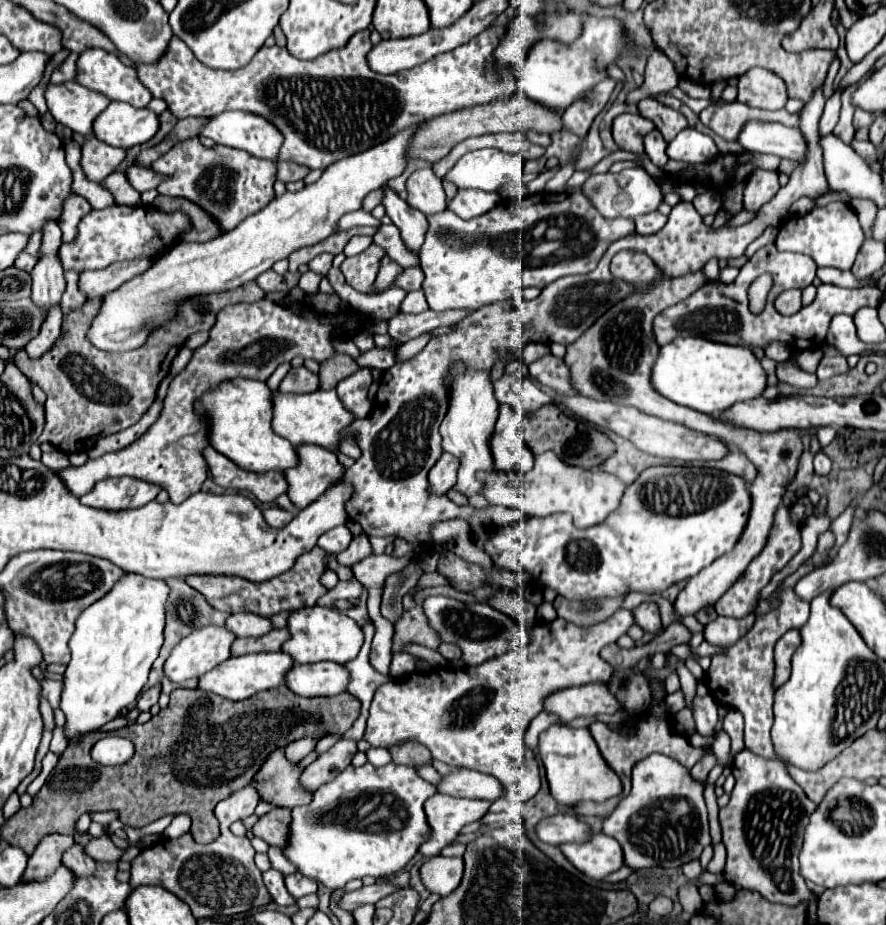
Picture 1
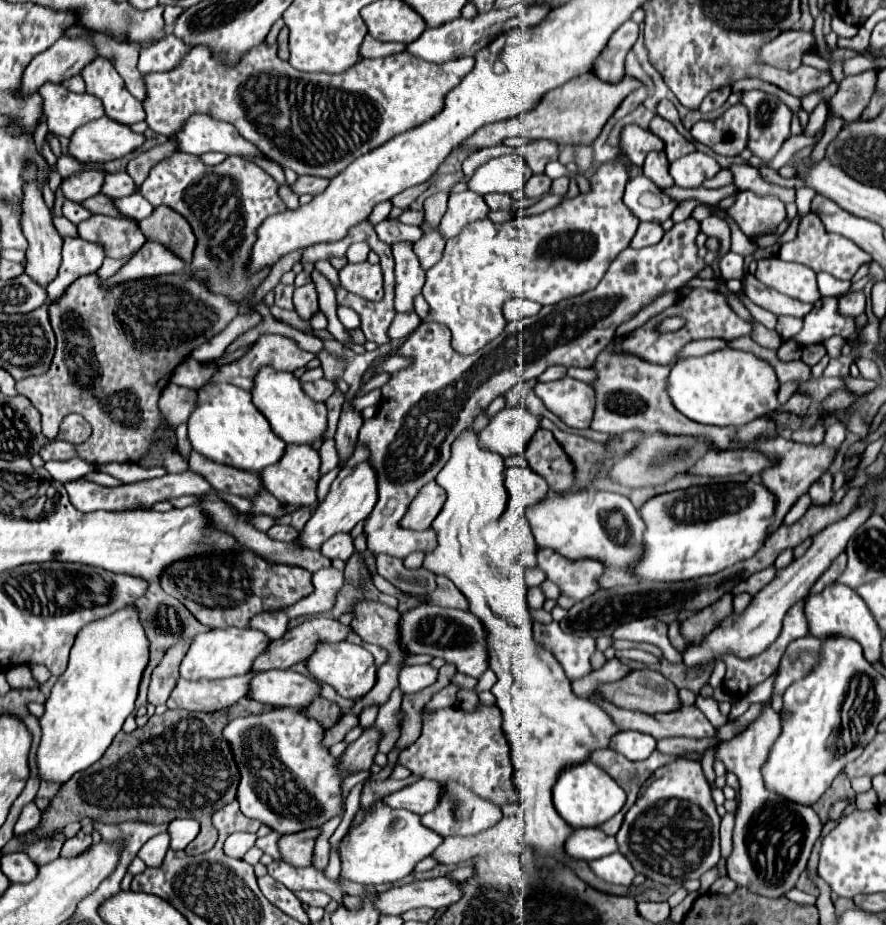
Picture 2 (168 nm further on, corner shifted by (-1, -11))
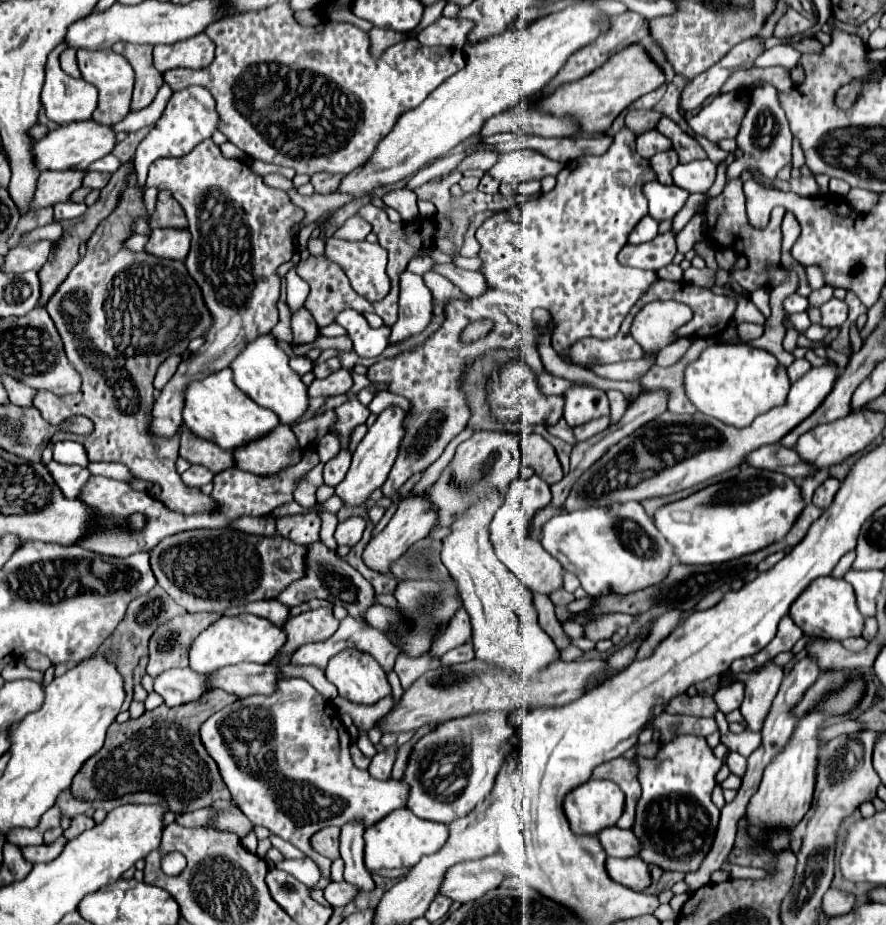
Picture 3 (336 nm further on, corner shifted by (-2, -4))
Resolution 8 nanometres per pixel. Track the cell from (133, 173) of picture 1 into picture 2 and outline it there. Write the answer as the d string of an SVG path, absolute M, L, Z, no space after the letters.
M121 172L121 174L107 174L105 176L105 188L101 192L111 196L111 198L125 198L125 196L135 194L137 190L139 188L133 182L133 178L127 172Z

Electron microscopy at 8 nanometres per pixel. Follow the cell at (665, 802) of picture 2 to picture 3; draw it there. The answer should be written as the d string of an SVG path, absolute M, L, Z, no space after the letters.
M676 735L670 741L662 741L652 759L636 757L636 765L642 797L636 807L632 831L642 839L640 857L664 871L690 873L698 869L702 857L710 851L714 829L718 827L720 811L712 803L712 791L716 787L716 773L722 767L720 759L712 753L704 737Z

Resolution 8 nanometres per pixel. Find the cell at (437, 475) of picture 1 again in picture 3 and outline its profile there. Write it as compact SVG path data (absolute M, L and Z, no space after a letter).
M416 495L416 497L410 497L410 499L402 501L400 507L398 507L398 511L396 511L394 517L390 519L390 523L388 523L378 535L374 535L374 537L370 539L370 543L366 545L364 555L362 555L364 563L366 563L372 571L382 573L382 575L388 575L394 561L398 561L416 541L428 537L430 529L434 527L434 521L436 521L434 511L430 509L430 505L426 505L426 501L422 501L422 495Z

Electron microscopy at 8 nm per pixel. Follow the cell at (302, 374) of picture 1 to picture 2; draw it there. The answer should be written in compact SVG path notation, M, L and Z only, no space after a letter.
M321 378L317 382L301 382L301 386L303 386L303 392L317 402L325 402L331 396L331 392L335 390L335 386L325 378Z

